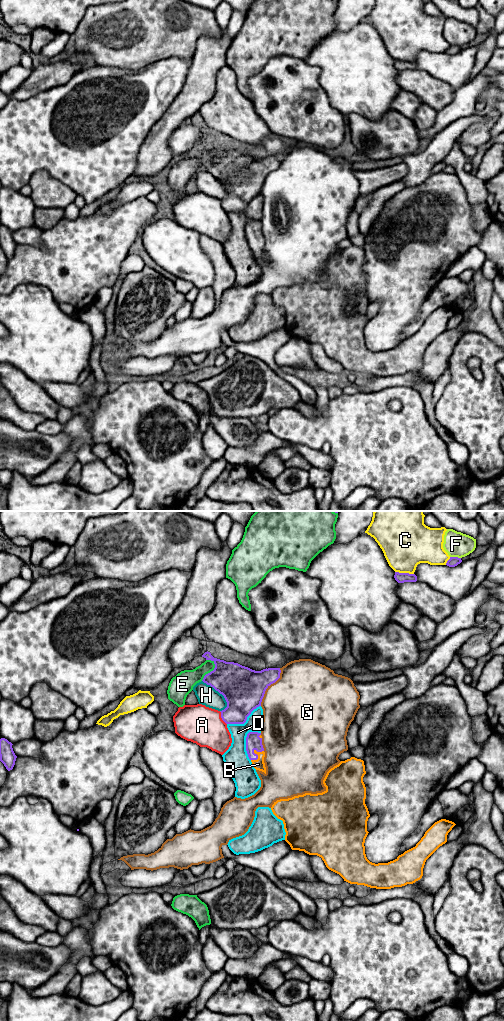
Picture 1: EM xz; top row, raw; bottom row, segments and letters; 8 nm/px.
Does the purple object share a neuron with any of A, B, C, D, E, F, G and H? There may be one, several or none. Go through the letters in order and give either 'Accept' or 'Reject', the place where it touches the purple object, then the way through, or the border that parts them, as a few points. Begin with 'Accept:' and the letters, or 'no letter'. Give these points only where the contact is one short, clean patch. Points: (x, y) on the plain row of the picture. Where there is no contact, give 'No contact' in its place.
Accept: B
A: Reject. Touches purple at xz (221, 205)
B: Accept. Touches purple at xz (257, 243). Path across: xz (253, 230), (257, 243), (258, 252)
C: Reject. Touches purple at xz (404, 61)
D: Reject. Touches purple at xz (246, 230)
E: Reject. Touches purple at xz (211, 159)
F: Reject. Touches purple at xz (455, 45)
G: Reject. Touches purple at xz (269, 173)
H: Reject. Touches purple at xz (220, 181)

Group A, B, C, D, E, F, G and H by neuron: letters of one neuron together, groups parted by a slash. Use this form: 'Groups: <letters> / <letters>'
Groups: A / B / C / D / E / F / G / H

